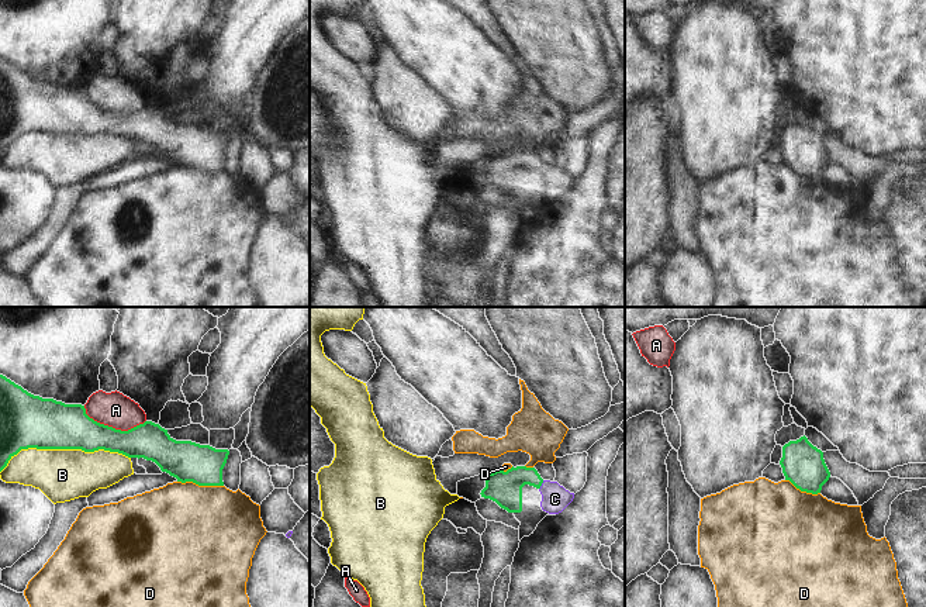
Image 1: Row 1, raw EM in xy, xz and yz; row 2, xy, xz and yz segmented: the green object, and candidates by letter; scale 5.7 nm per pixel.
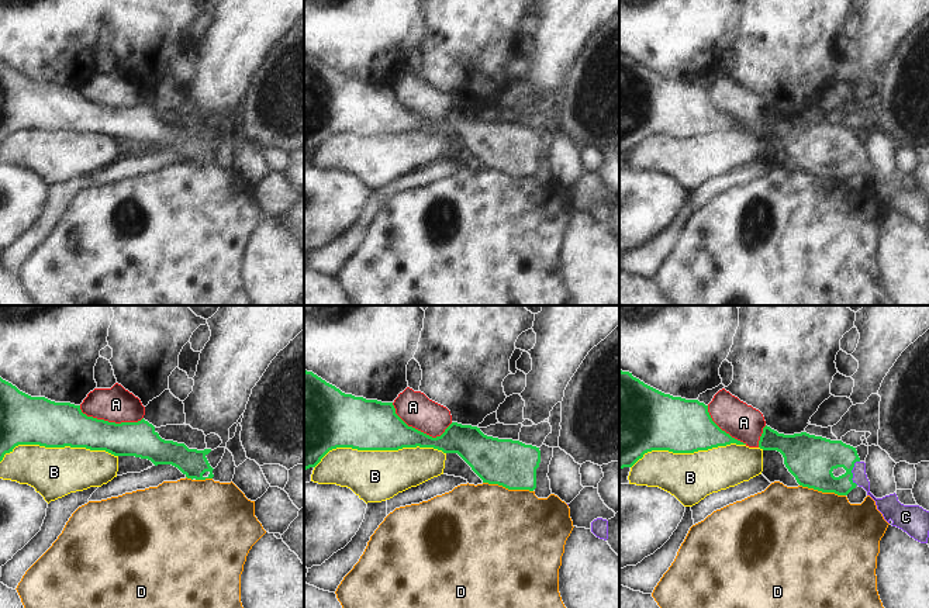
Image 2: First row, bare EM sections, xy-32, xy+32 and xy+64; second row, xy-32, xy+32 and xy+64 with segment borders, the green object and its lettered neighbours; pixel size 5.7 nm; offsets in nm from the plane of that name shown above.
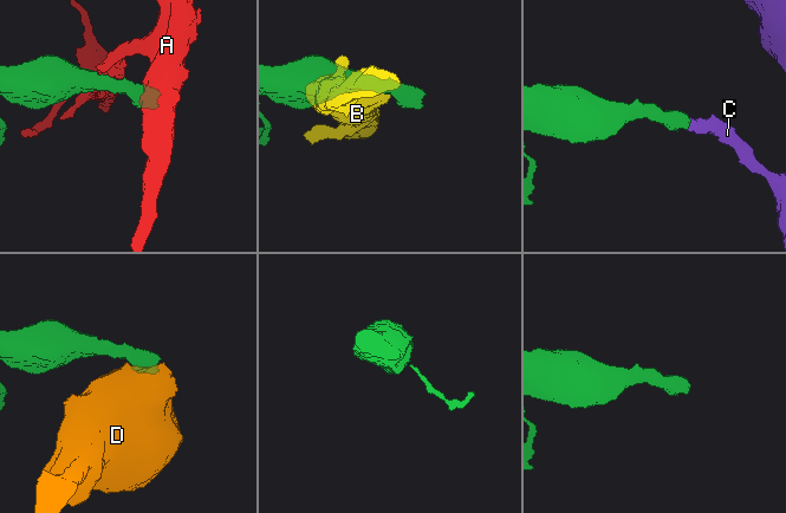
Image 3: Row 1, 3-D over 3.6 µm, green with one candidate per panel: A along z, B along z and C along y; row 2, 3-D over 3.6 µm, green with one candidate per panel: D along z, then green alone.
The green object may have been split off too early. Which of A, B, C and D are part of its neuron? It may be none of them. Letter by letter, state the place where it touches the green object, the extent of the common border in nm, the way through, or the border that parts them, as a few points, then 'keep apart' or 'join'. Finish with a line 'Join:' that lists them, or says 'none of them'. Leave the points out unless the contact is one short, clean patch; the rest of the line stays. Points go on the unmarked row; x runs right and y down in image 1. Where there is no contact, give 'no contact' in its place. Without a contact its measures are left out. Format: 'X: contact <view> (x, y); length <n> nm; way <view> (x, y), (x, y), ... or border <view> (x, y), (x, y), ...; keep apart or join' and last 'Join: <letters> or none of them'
A: contact xy (111, 111); length 380 nm; keep apart
B: contact xy (64, 133); length 750 nm; keep apart
C: contact xz (541, 169); length 60 nm; way xz (504, 172), (514, 164), (541, 169), (555, 183); join
D: contact xy (200, 169); length 260 nm; border xy (178, 165), (223, 171); keep apart
Join: C

